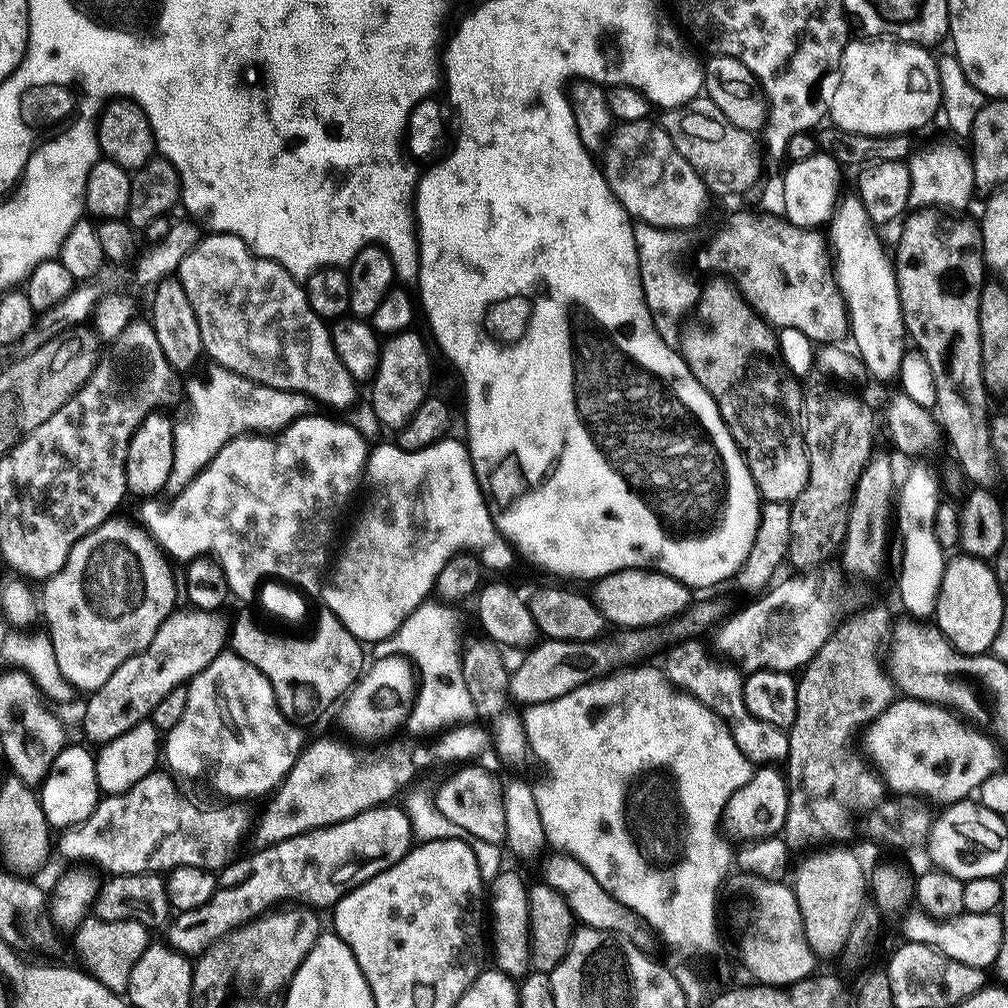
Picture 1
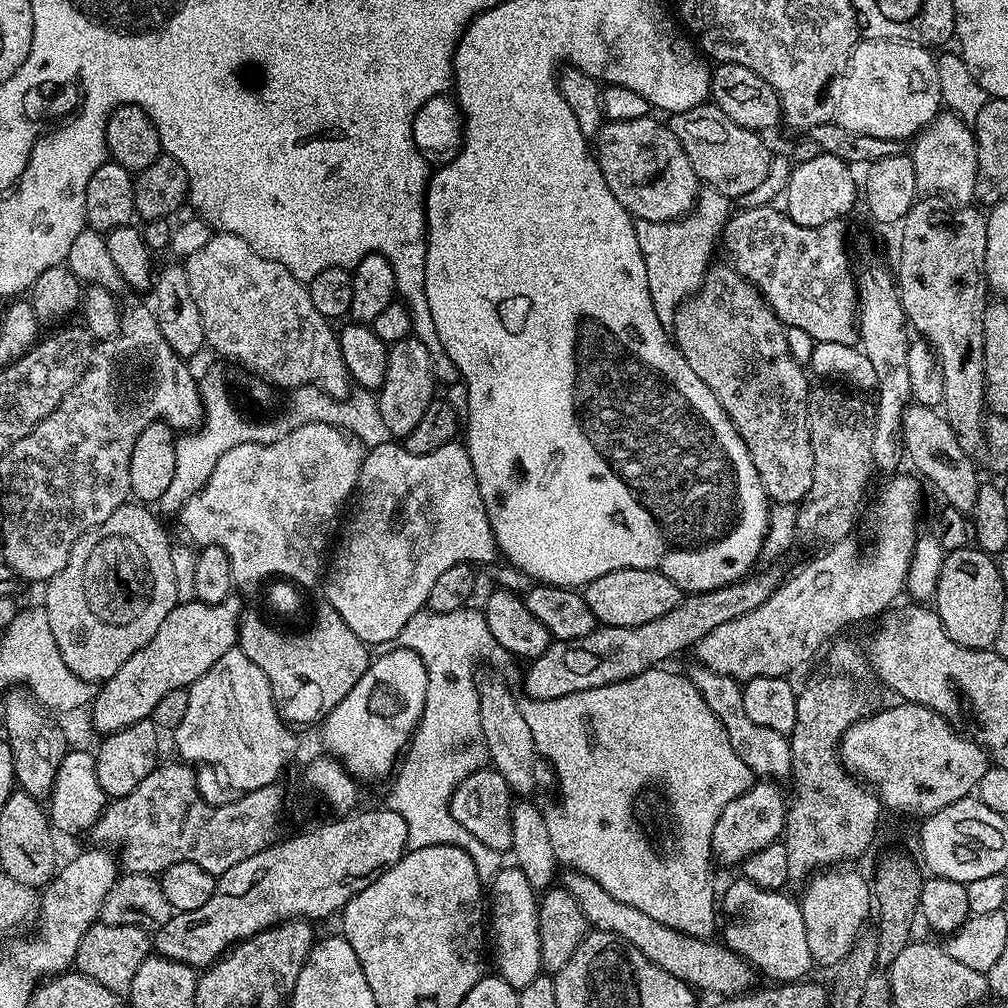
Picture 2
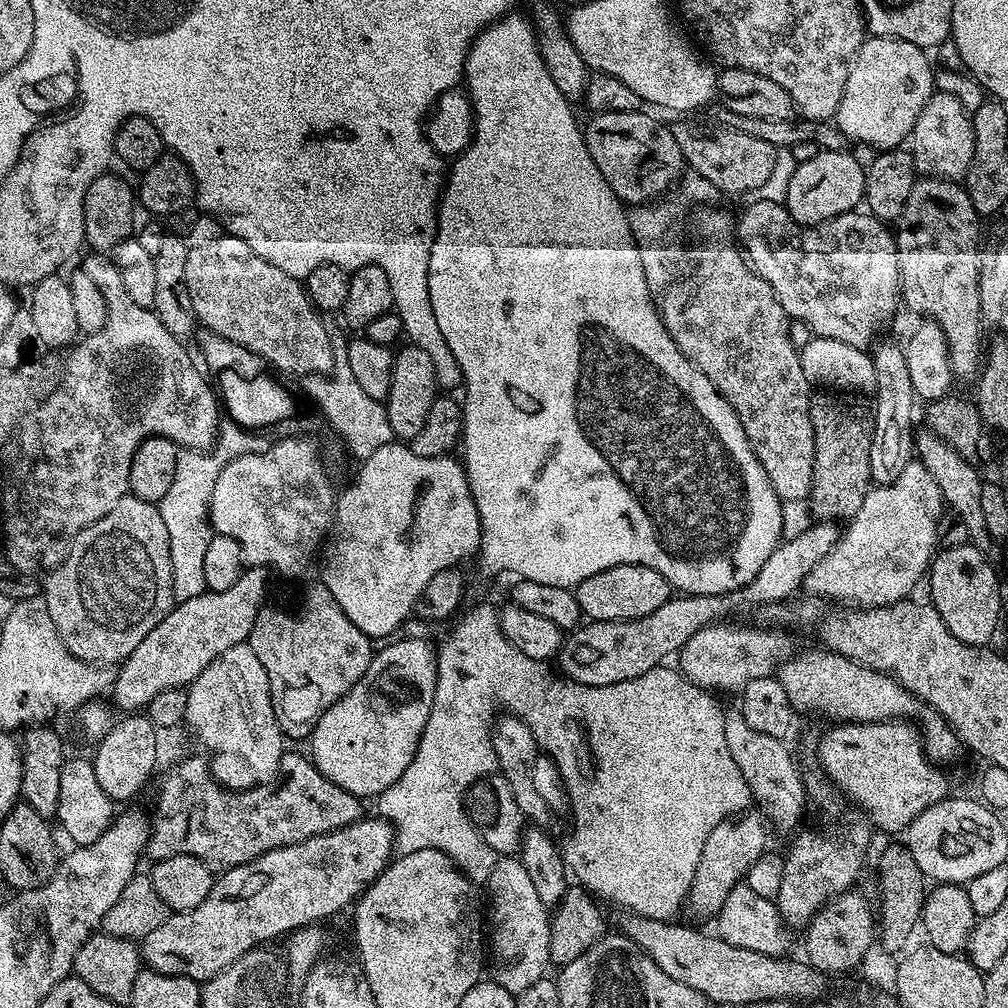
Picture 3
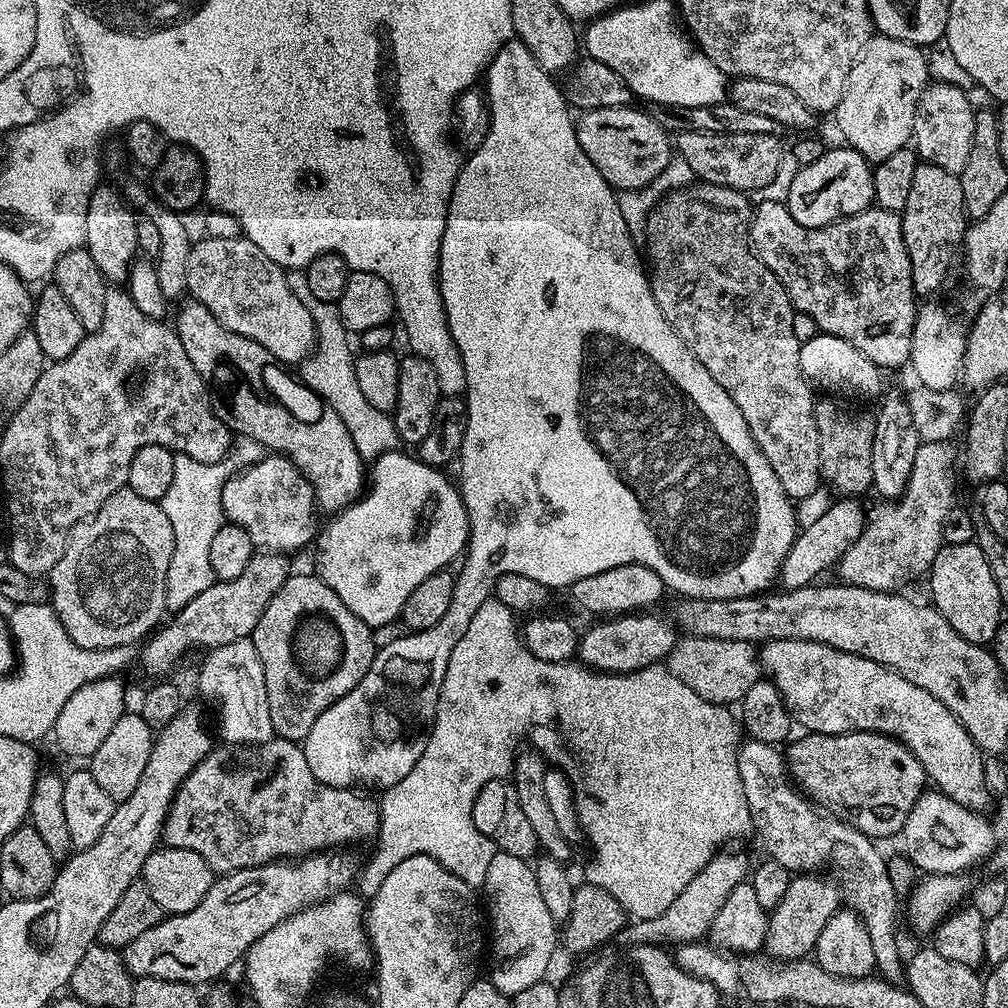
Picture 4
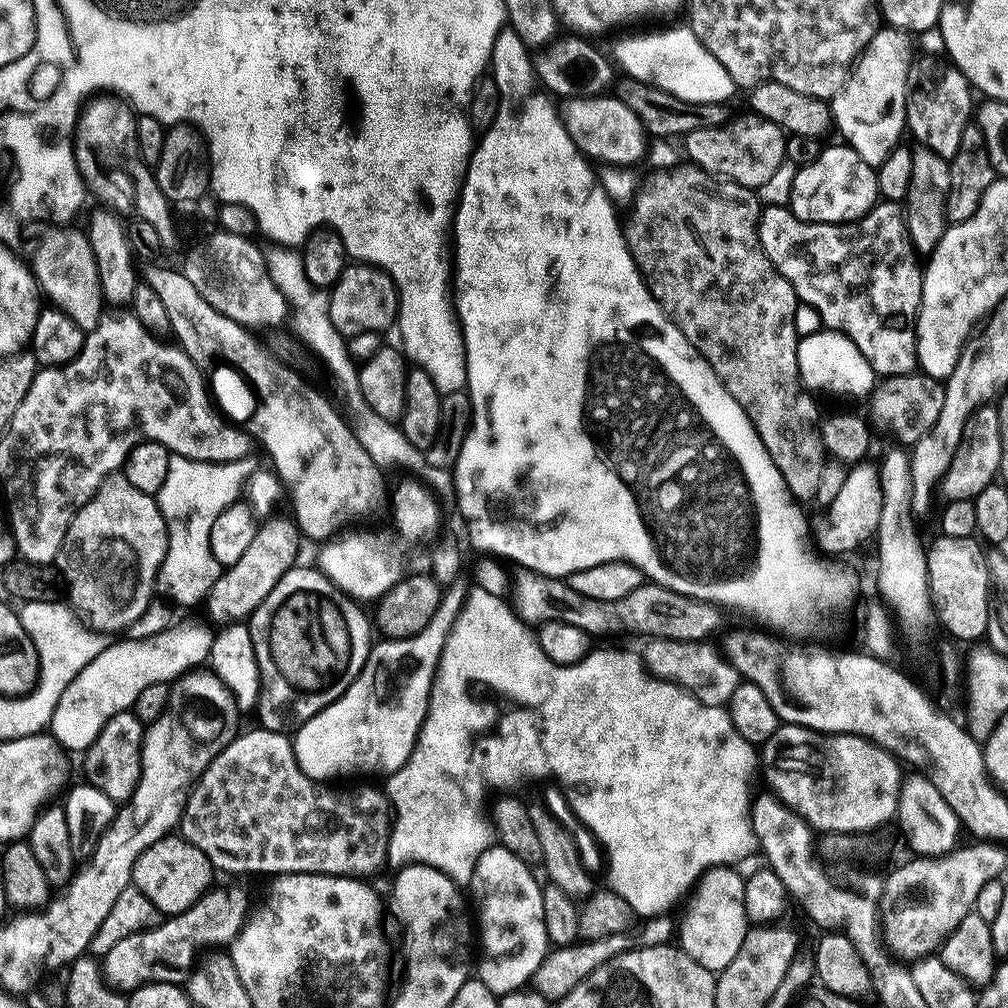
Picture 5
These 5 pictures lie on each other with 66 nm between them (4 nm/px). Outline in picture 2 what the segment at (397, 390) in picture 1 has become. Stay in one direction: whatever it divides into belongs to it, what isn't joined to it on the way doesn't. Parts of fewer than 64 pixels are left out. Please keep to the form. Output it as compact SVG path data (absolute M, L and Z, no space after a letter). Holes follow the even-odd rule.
M411 335L391 345L386 362L386 376L378 390L382 422L391 430L393 437L403 438L418 426L426 406L437 395L438 381L432 374L432 359L421 340Z

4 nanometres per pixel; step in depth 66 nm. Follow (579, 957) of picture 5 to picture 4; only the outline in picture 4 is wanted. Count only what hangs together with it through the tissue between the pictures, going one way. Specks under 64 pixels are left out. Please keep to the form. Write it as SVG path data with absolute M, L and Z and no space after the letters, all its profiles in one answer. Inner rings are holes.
M726 850L721 851L714 855L706 867L688 883L686 890L682 890L682 894L678 898L674 898L674 902L664 913L649 920L637 919L632 922L636 924L629 923L619 933L618 940L621 940L624 946L638 944L664 946L667 945L667 940L696 942L696 932L701 932L703 936L707 937L718 910L722 910L728 895L737 886L745 883L749 872L750 863L748 864L746 857L735 856L734 853L726 852Z

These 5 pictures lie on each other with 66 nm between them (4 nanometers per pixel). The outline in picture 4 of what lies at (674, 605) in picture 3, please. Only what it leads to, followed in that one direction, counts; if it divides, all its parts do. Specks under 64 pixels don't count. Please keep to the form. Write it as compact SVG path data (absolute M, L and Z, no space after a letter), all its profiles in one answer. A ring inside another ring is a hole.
M840 498L830 506L826 514L818 519L816 525L805 527L797 535L788 551L788 557L780 565L778 580L785 589L806 588L817 579L819 572L824 572L828 567L839 565L841 556L862 533L866 523L866 512L860 509L861 501L856 498ZM625 614L596 622L585 636L583 633L579 637L579 663L597 672L641 672L643 668L663 661L672 653L678 632L671 619L648 615L652 614Z

